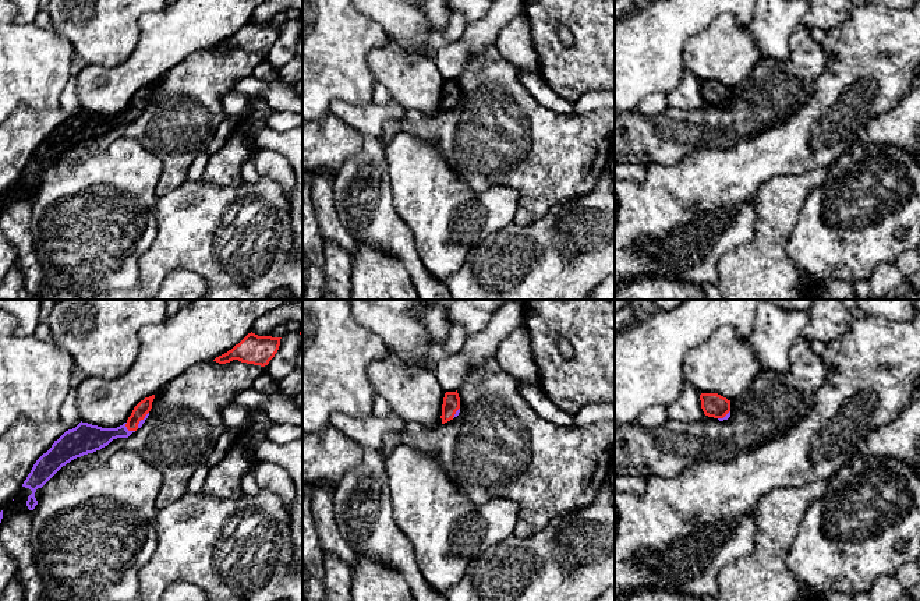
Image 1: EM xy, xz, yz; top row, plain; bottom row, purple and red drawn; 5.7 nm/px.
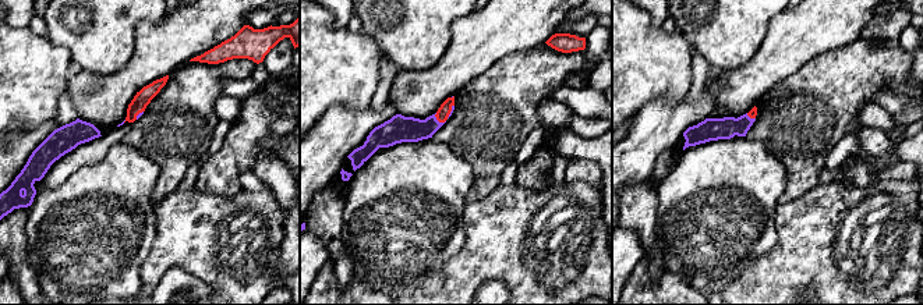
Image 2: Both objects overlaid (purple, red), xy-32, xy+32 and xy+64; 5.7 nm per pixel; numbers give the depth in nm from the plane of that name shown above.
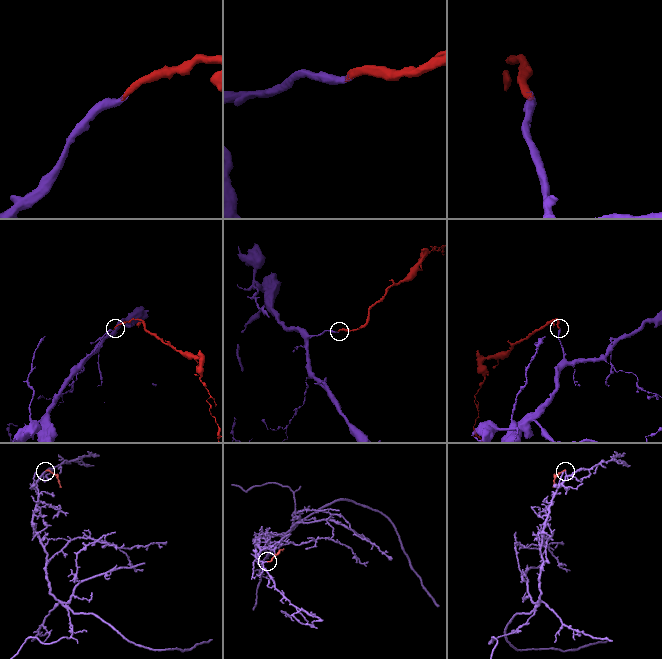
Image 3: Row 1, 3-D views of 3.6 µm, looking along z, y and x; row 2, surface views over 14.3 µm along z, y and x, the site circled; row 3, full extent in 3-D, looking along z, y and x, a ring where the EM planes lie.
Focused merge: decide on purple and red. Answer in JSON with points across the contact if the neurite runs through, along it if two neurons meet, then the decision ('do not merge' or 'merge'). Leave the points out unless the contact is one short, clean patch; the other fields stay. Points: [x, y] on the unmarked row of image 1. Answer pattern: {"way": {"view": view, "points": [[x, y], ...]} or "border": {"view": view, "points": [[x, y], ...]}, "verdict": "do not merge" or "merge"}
{"way": {"view": "xy", "points": [[85, 126], [103, 124], [127, 117], [144, 94]]}, "verdict": "merge"}

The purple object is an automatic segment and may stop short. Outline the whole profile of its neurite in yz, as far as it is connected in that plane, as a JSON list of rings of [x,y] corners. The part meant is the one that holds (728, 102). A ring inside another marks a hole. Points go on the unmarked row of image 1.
[[[701,81],[701,96],[705,103],[718,106],[719,109],[730,105],[730,88],[718,81]]]

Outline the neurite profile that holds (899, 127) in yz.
[[[920,73],[892,110],[870,120],[867,139],[878,146],[903,148],[920,166]]]

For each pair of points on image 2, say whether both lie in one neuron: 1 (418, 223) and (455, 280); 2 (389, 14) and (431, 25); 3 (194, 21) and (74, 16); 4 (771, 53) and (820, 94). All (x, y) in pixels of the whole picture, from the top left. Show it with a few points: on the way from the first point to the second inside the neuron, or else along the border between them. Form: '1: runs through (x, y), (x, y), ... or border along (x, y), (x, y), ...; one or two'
1: border along (464, 238), (442, 269), (439, 290); two
2: runs through (399, 14), (406, 14), (417, 25), (421, 25); one
3: border along (168, 14), (158, 21), (141, 21), (134, 39); two
4: border along (823, 53), (809, 59), (794, 73), (767, 89); two

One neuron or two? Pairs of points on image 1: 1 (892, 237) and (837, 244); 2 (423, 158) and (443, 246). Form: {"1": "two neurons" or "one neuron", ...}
{"1": "one neuron", "2": "one neuron"}

